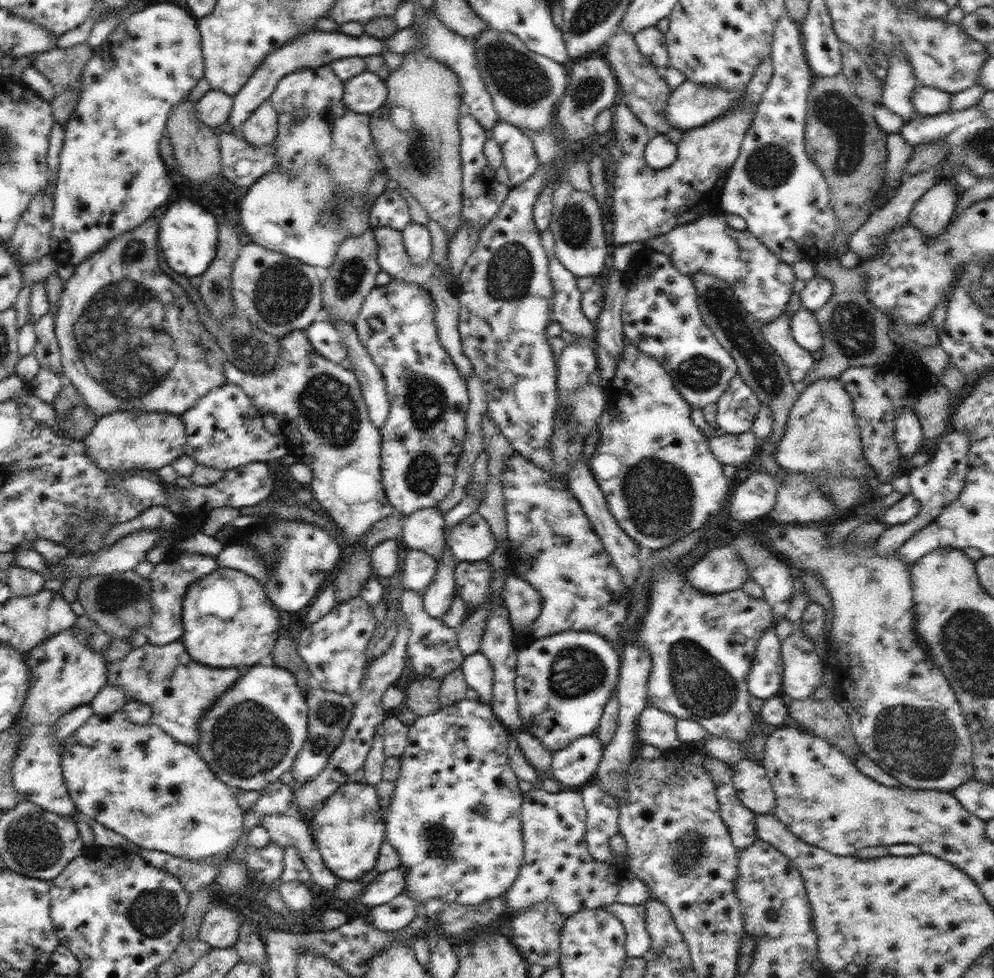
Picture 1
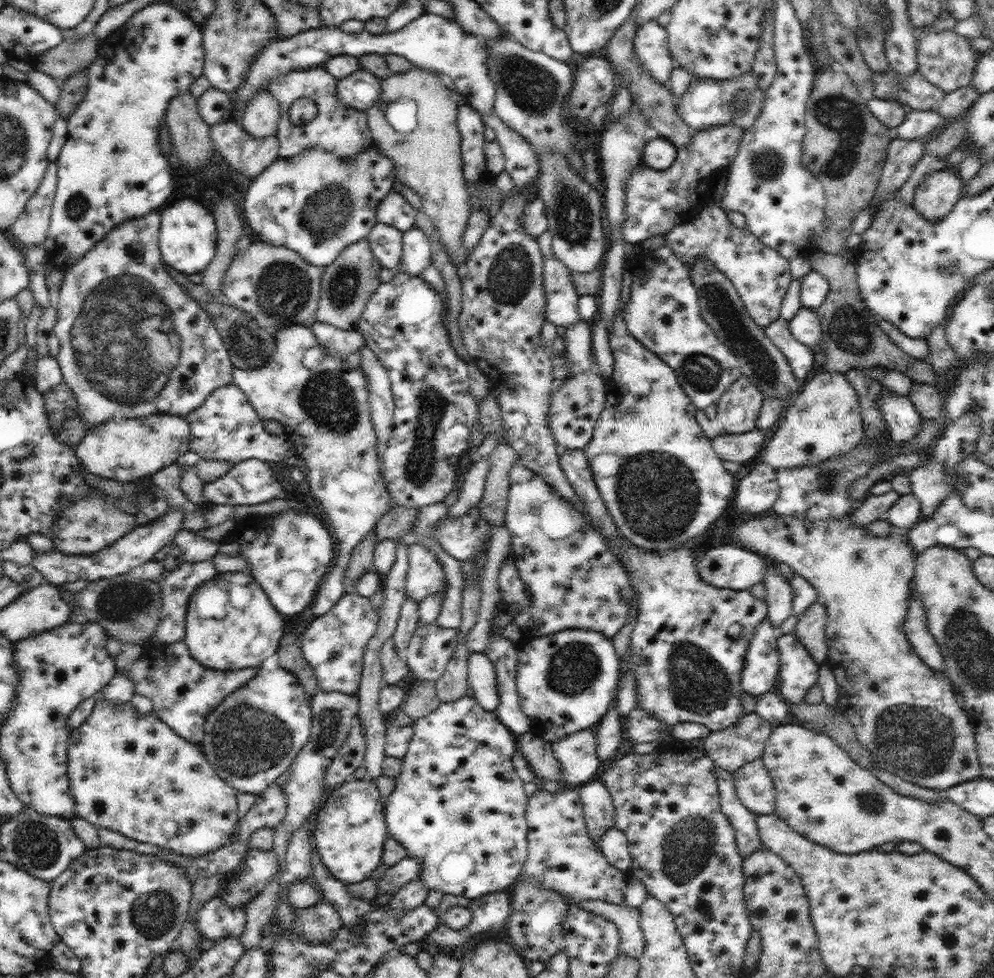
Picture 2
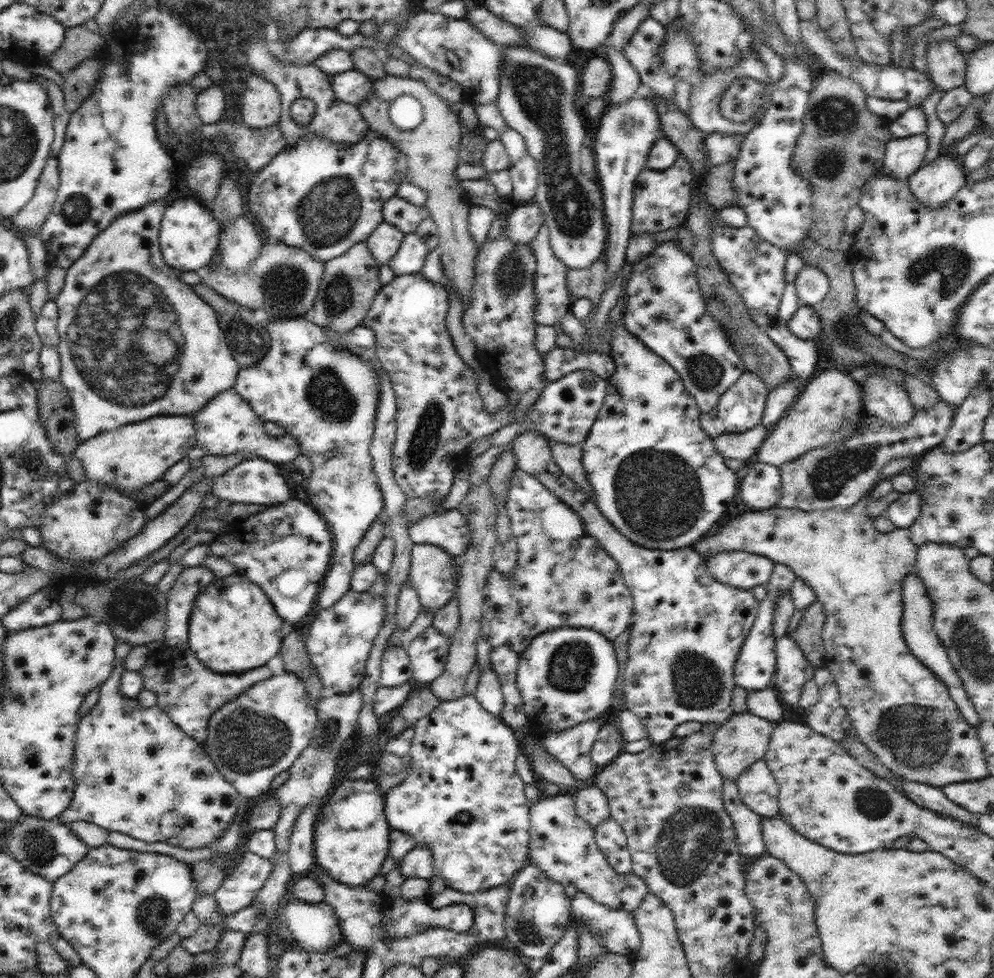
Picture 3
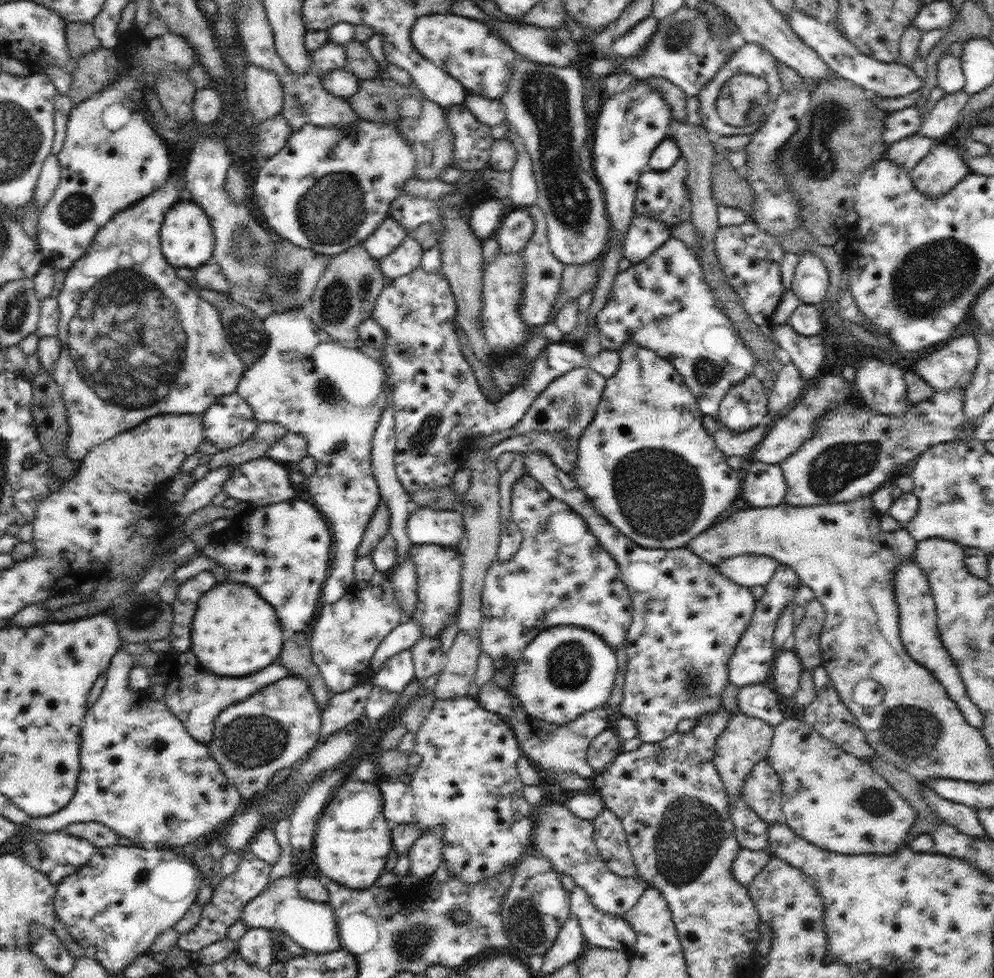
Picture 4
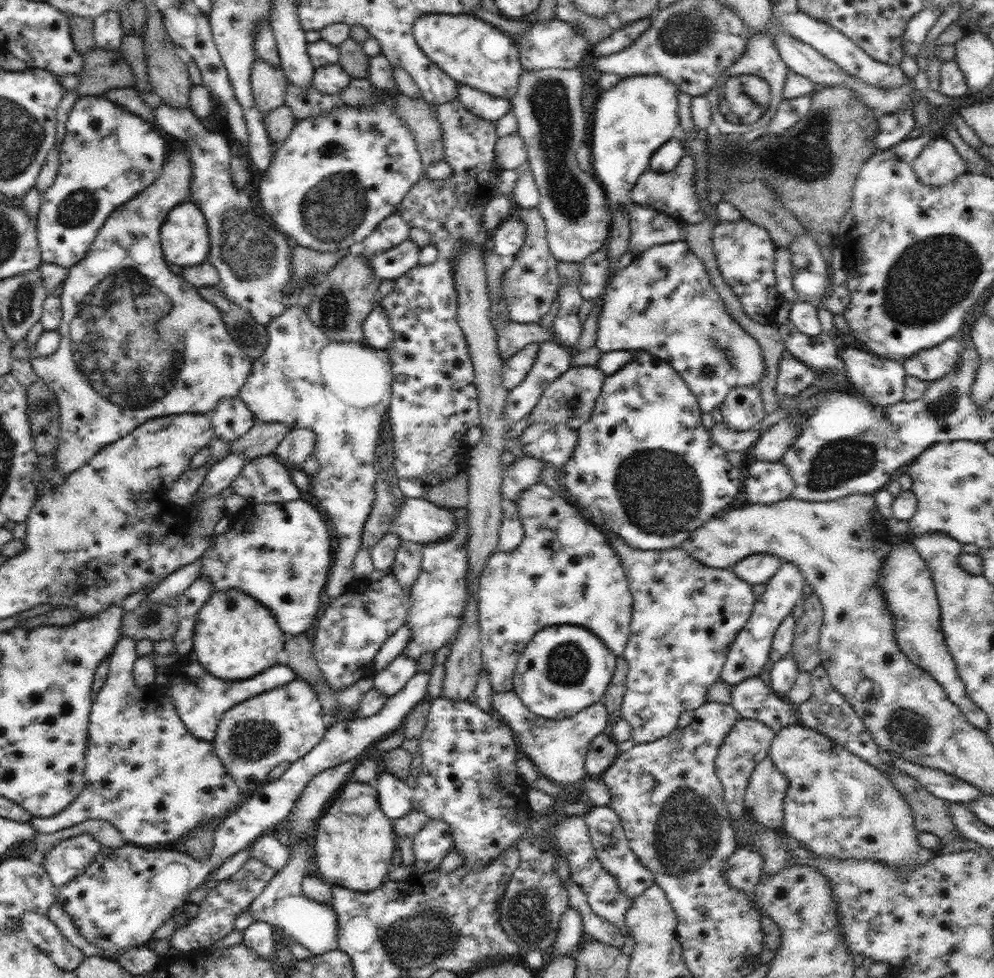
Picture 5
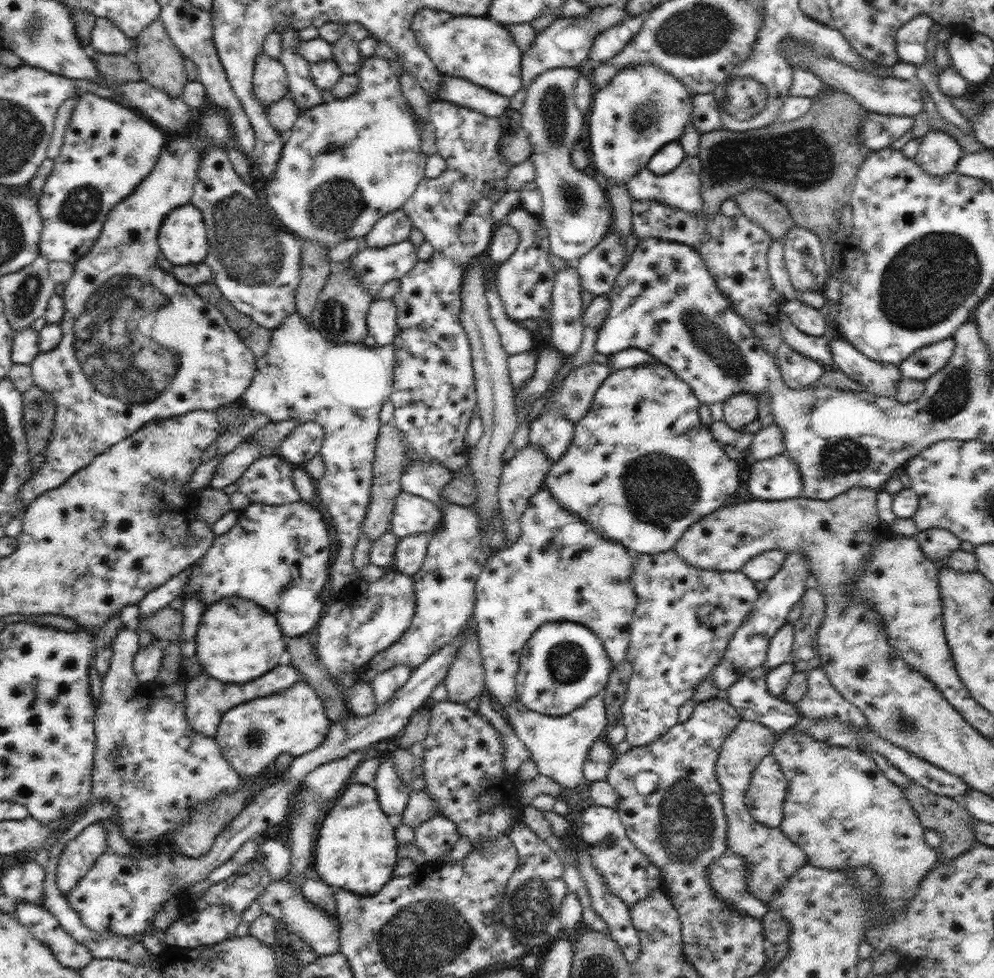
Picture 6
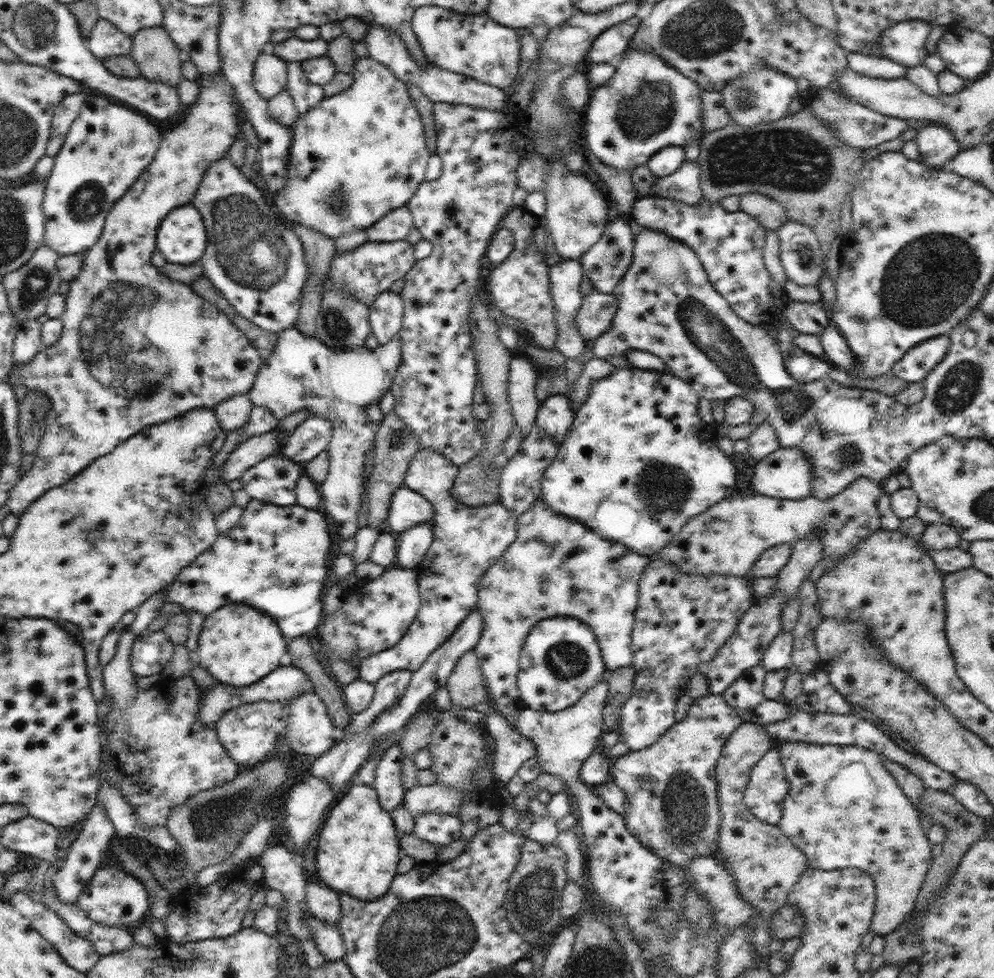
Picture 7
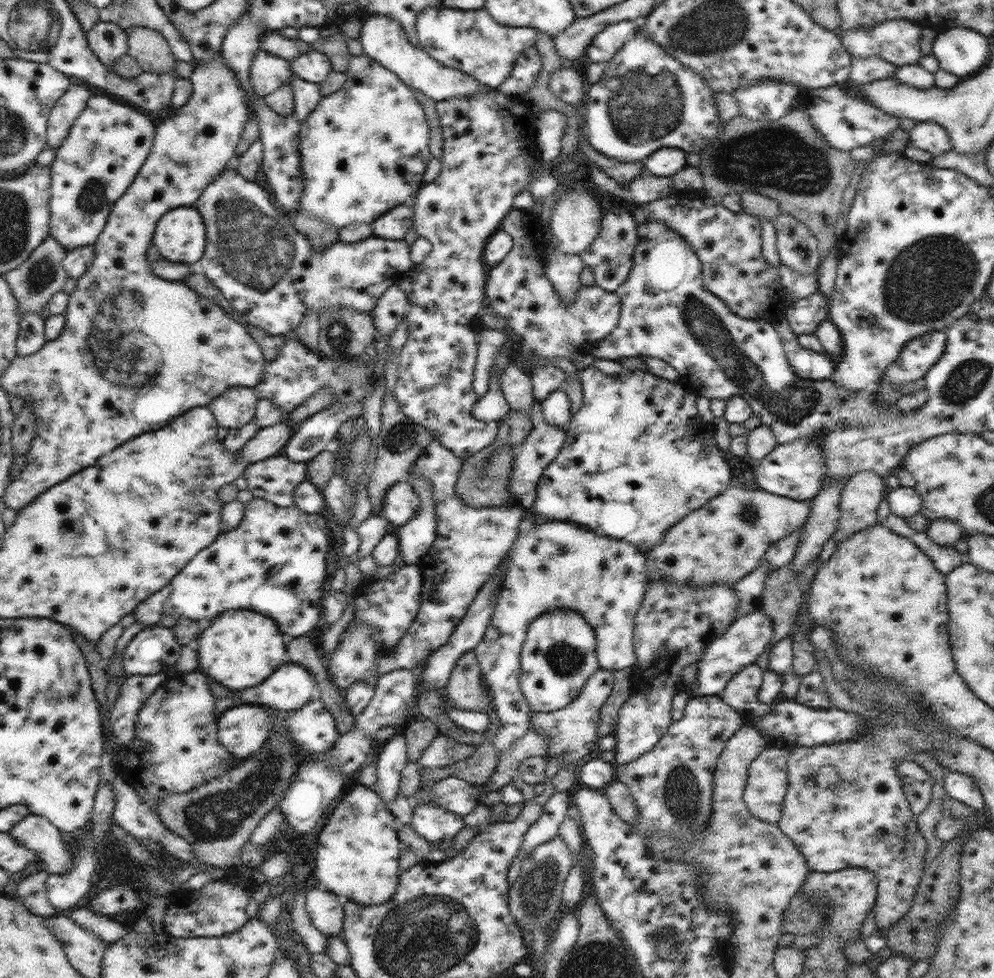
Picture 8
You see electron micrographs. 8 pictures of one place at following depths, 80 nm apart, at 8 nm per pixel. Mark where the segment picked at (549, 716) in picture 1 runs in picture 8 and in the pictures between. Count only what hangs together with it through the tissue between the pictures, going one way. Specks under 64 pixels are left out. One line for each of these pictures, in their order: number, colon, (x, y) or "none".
2: (565, 682)
3: (567, 676)
4: (566, 671)
5: (565, 668)
6: (563, 664)
7: (561, 659)
8: (558, 656)

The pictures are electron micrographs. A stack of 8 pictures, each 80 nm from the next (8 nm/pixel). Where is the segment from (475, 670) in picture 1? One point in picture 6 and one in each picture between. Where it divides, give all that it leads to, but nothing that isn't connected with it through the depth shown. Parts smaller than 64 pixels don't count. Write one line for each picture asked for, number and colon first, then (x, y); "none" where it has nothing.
2: (481, 676)
3: (489, 692)
4: (555, 748)
5: (558, 748)
6: (559, 745)

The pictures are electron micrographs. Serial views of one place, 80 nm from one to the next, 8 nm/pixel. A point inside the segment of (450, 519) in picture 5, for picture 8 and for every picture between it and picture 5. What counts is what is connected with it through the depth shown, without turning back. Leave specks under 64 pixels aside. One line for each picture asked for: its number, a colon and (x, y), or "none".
6: (412, 514)
7: (408, 508)
8: (401, 503)

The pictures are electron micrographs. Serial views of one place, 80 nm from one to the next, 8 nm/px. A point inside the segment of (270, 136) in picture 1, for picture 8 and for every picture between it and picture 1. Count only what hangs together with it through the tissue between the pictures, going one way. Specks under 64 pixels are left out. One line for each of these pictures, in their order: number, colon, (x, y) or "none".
2: (261, 116)
3: (261, 107)
4: (264, 93)
5: (269, 84)
6: (270, 84)
7: (270, 73)
8: (268, 72)

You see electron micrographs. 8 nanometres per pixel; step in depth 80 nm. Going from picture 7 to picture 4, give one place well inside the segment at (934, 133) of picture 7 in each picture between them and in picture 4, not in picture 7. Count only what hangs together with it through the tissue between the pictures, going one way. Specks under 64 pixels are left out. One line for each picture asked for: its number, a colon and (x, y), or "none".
4: (937, 173)
5: (939, 163)
6: (939, 153)

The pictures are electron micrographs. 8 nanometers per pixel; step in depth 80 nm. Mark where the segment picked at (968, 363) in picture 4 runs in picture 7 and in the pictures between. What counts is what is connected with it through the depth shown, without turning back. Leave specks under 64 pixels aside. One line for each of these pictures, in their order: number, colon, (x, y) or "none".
5: (936, 362)
6: (920, 365)
7: (913, 367)

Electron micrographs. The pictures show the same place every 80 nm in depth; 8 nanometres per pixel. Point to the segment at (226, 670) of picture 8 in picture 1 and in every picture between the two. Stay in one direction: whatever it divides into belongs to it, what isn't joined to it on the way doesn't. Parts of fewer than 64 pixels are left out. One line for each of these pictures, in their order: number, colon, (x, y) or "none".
1: (228, 619)
2: (220, 634)
3: (233, 625)
4: (234, 631)
5: (236, 636)
6: (237, 640)
7: (239, 645)

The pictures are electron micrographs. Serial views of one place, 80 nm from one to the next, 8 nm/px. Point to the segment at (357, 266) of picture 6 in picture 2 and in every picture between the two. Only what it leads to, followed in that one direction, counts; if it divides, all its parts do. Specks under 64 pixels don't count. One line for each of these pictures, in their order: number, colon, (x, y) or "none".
2: (417, 251)
3: (410, 258)
4: (407, 257)
5: (391, 264)

